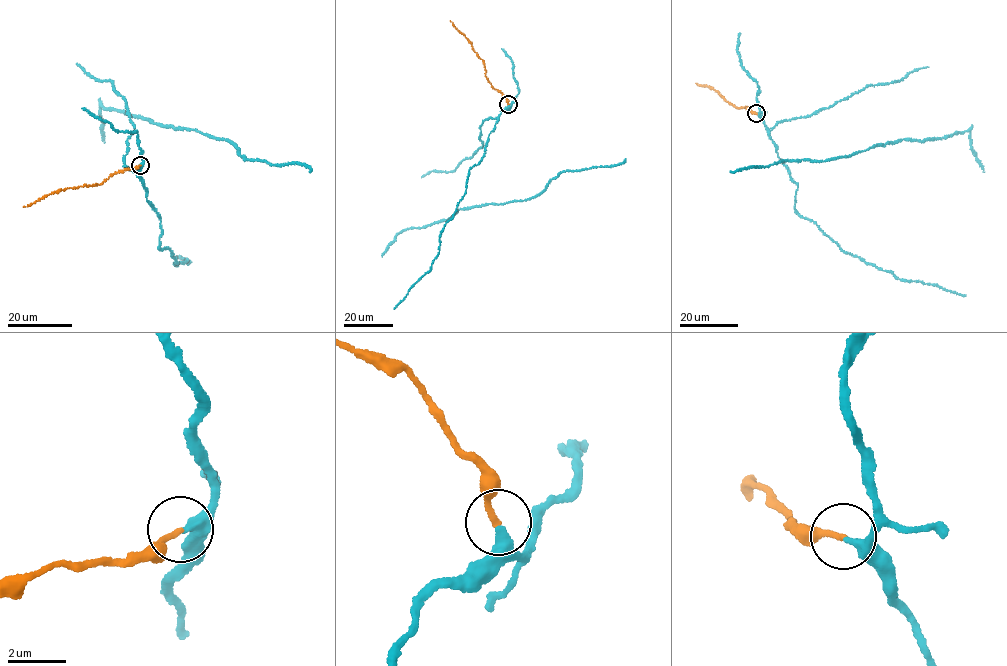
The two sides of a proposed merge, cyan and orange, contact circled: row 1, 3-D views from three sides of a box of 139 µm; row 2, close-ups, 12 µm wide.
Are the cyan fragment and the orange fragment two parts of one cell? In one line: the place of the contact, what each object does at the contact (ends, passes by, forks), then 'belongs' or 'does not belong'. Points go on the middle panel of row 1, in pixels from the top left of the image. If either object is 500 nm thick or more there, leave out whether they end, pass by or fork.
at (508, 104); cyan ends there; orange ends there; belongs

